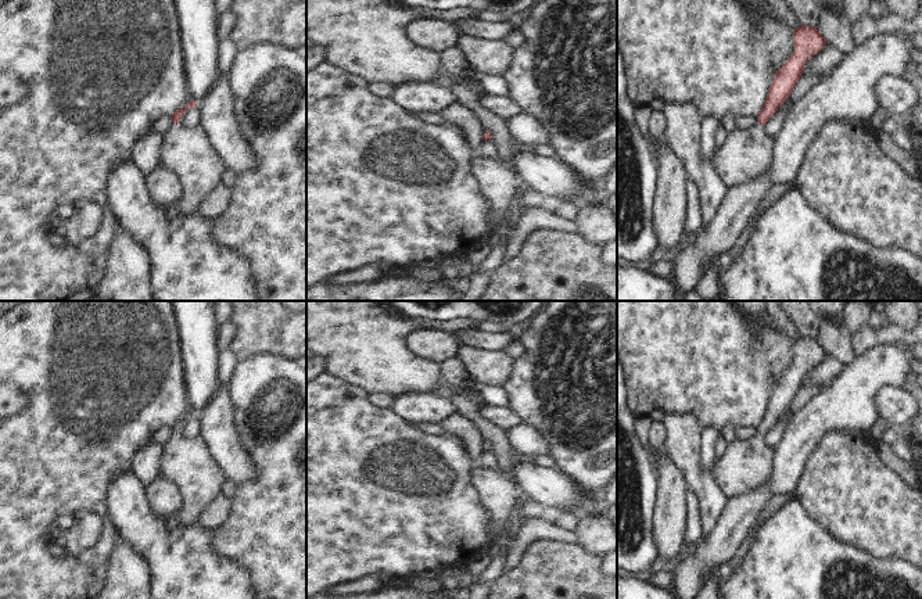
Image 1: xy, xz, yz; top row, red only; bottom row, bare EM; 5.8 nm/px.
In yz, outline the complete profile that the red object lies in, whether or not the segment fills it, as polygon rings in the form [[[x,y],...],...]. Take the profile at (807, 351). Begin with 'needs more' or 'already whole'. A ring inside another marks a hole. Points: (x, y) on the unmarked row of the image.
needs more; [[[800,336],[793,341],[793,363],[774,385],[757,434],[746,441],[728,444],[720,460],[711,460],[717,481],[724,494],[738,496],[764,485],[774,469],[775,449],[769,448],[764,435],[776,423],[803,385],[806,373],[815,366],[826,351],[817,337]]]

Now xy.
needs more; [[[191,410],[171,424],[172,435],[164,444],[158,469],[180,489],[180,526],[195,523],[200,509],[220,491],[220,483],[226,478],[201,434],[193,438],[180,435],[184,422],[195,416],[197,412]]]

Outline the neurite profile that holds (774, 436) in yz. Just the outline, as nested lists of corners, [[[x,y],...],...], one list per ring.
[[[782,415],[776,423],[768,430],[768,433],[764,435],[767,444],[769,448],[774,448],[781,442],[789,423],[792,422],[792,415]]]

